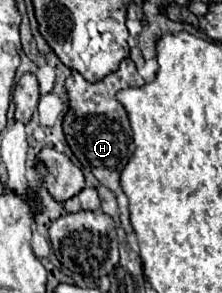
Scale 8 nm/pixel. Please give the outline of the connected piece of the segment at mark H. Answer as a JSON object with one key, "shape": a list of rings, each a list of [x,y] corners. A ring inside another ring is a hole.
{"shape":[[[123,59],[115,73],[109,73],[107,77],[103,77],[97,83],[85,81],[77,71],[73,71],[73,75],[65,81],[65,89],[69,95],[69,111],[63,119],[63,131],[65,131],[67,143],[69,143],[71,151],[75,153],[75,157],[79,159],[79,163],[83,167],[87,167],[101,185],[105,185],[107,189],[111,189],[117,195],[119,209],[121,209],[121,225],[127,235],[133,233],[133,229],[129,223],[127,197],[121,189],[119,177],[121,177],[121,171],[125,169],[129,157],[133,155],[135,145],[133,145],[133,131],[131,131],[131,125],[127,119],[127,113],[125,113],[123,105],[115,99],[115,95],[121,89],[139,87],[143,83],[145,81],[137,73],[137,67],[131,59]]]}

